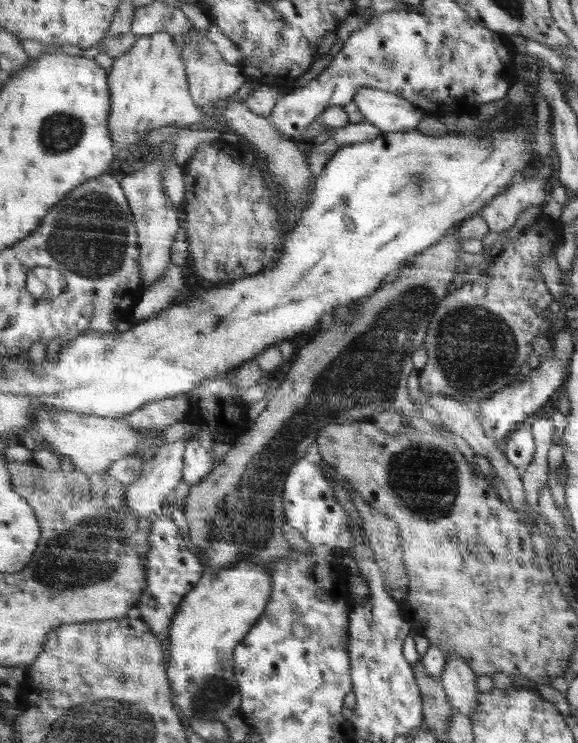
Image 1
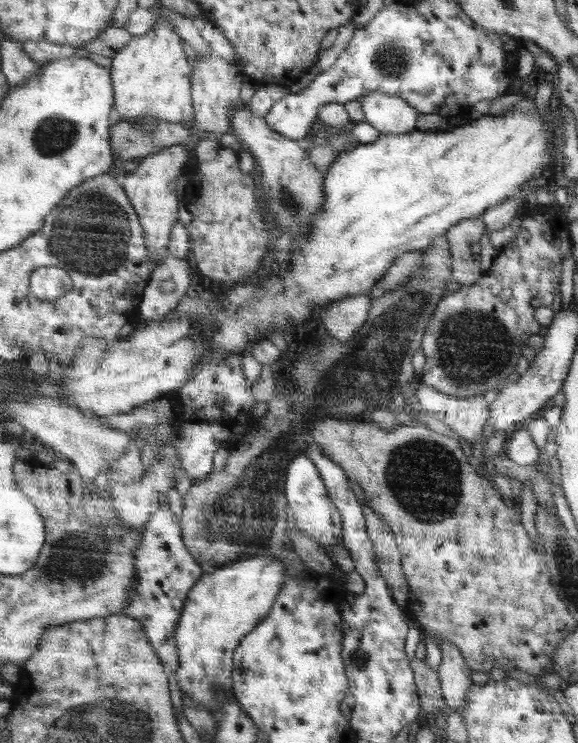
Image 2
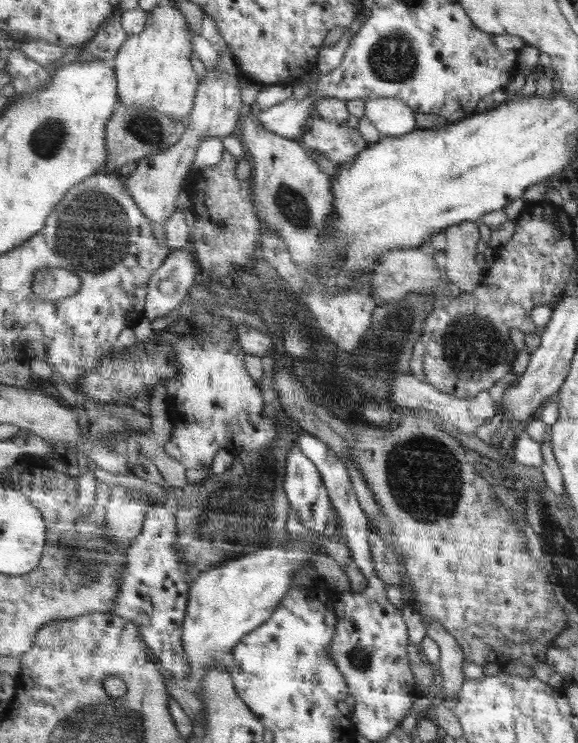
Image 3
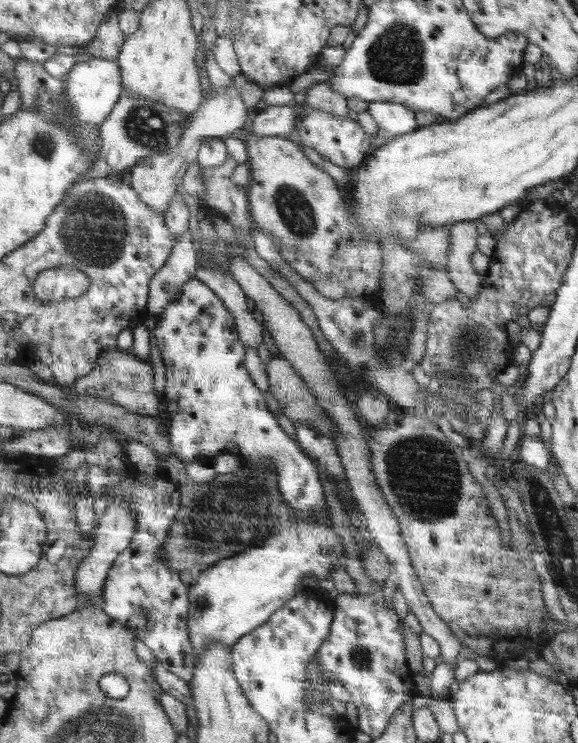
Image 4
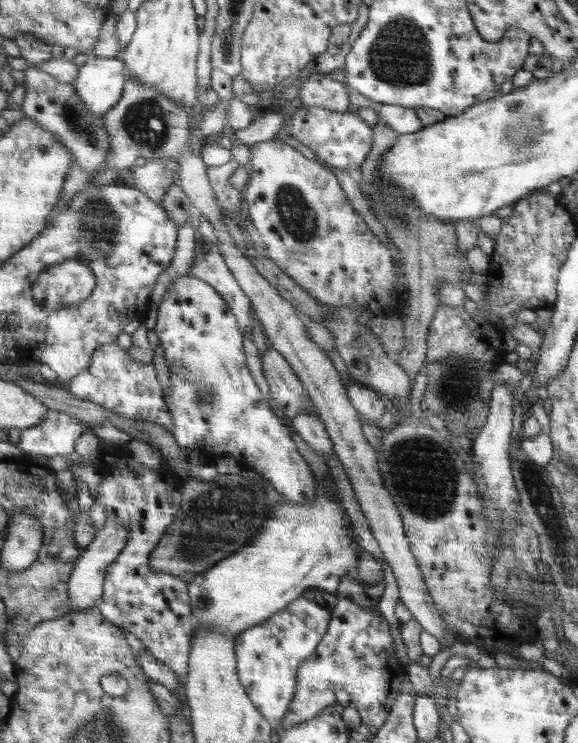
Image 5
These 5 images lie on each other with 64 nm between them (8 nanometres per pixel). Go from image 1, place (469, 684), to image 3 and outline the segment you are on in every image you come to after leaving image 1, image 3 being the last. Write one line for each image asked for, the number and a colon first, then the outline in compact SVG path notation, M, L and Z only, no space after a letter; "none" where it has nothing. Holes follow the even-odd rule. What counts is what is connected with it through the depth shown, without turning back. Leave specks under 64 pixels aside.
2: M435 642L441 648L441 664L435 670L439 676L439 686L447 706L459 710L465 704L465 694L471 686L471 668L465 664L461 652L447 642Z
3: M423 618L423 626L425 626L425 634L439 646L441 656L437 666L441 668L441 676L443 676L443 688L441 688L441 698L449 698L455 700L461 684L465 682L463 674L461 674L461 662L463 658L463 650L459 648L459 644L451 638L451 634L447 630L441 628L439 622L429 622L429 618Z

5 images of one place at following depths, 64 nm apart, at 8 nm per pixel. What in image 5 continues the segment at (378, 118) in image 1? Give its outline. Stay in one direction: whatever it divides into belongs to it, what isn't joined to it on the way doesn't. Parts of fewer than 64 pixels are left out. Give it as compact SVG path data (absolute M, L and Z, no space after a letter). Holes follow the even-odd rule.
M381 104L379 108L373 108L379 118L383 118L385 126L393 132L401 134L413 134L423 128L417 112L413 108L403 108L397 104Z

